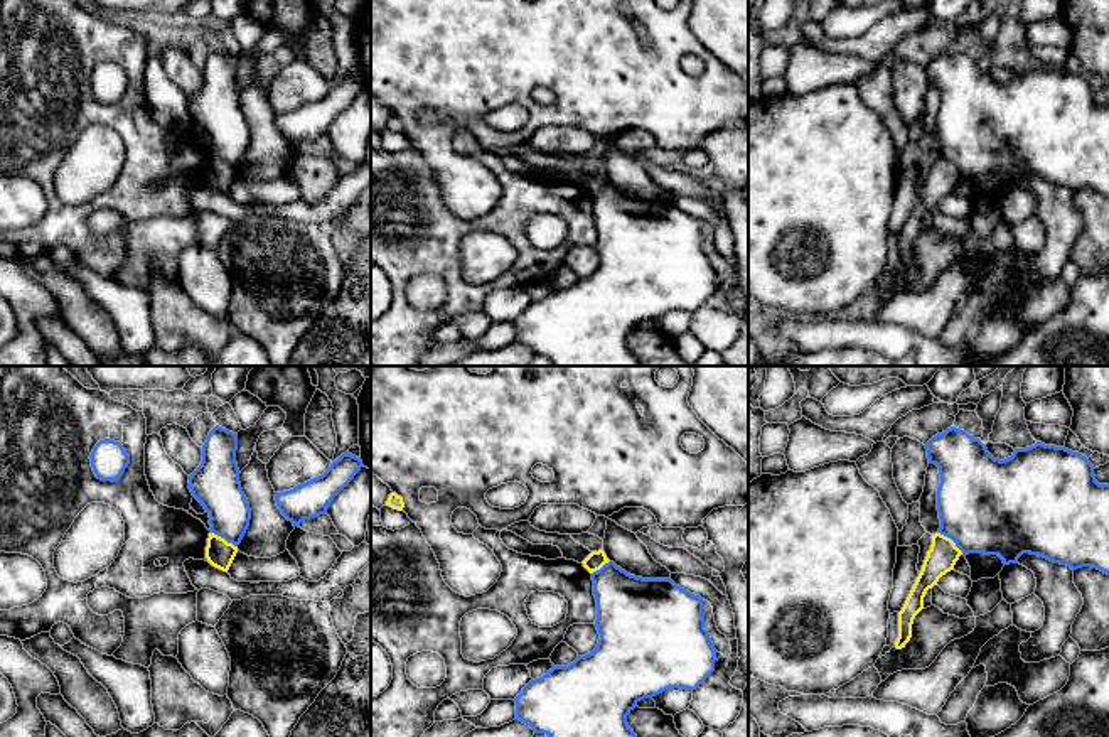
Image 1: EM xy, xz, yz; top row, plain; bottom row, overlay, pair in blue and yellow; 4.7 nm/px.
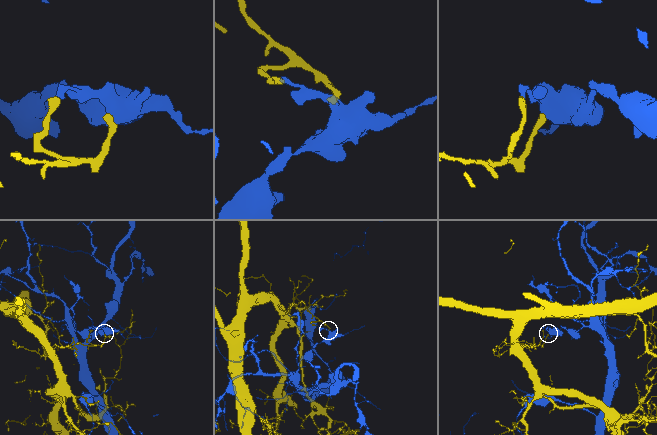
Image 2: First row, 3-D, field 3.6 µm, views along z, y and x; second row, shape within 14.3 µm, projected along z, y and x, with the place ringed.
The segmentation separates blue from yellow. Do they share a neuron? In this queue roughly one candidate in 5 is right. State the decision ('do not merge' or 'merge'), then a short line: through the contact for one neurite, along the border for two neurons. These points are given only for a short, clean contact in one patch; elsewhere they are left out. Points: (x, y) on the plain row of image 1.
do not merge

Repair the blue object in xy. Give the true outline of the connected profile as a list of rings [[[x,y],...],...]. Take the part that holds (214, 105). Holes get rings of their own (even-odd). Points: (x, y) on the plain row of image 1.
[[[216,47],[202,67],[201,88],[189,98],[192,118],[209,135],[211,155],[234,169],[241,165],[251,142],[236,73],[238,57]]]

